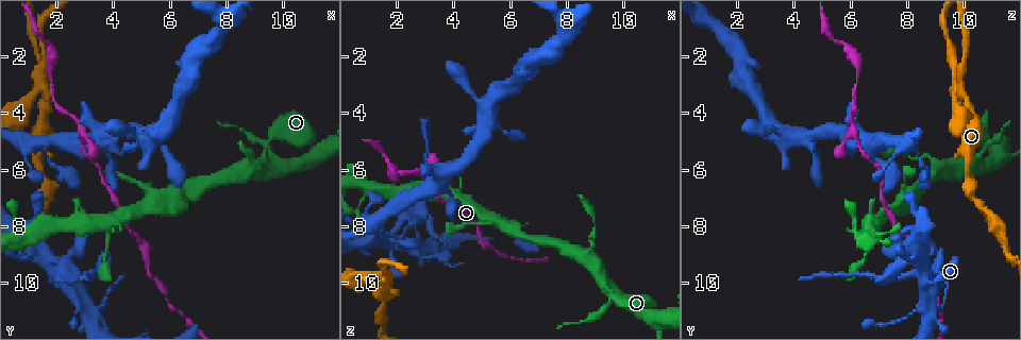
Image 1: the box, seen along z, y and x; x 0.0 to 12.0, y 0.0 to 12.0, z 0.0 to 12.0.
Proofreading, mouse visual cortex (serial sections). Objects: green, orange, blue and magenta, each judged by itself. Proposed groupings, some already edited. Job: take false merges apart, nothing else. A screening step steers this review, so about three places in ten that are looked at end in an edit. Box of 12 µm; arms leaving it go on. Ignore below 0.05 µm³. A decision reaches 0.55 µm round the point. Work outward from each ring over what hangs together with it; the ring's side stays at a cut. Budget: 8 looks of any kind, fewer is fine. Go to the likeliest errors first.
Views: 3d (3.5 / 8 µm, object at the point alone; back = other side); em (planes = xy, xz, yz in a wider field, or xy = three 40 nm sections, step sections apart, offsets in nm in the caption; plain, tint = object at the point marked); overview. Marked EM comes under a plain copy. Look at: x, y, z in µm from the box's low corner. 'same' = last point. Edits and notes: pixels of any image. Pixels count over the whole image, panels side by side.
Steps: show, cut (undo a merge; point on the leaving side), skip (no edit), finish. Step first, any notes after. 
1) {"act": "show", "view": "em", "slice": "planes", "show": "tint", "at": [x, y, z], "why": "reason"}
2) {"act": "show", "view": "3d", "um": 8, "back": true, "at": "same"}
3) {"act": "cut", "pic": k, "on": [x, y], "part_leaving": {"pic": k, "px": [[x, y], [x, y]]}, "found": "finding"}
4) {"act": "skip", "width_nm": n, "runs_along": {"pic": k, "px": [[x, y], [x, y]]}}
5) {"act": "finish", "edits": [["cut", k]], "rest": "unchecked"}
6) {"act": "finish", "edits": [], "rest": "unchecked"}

{"act": "show", "view": "3d", "um": 8, "back": true, "at": [1.6, 3.2, 9.7], "why": "sharp bend"}

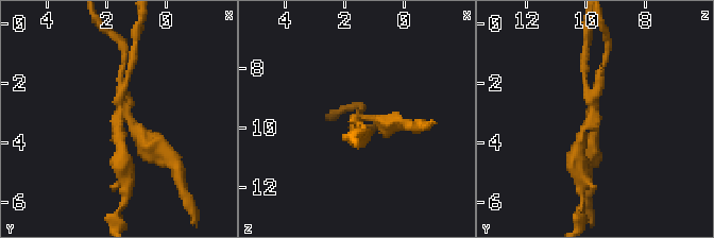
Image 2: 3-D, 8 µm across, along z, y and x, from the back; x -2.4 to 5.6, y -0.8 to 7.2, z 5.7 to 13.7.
{"act": "show", "view": "em", "slice": "xy", "step": 2, "show": "tint", "at": [1.6, 3.1, 9.8]}

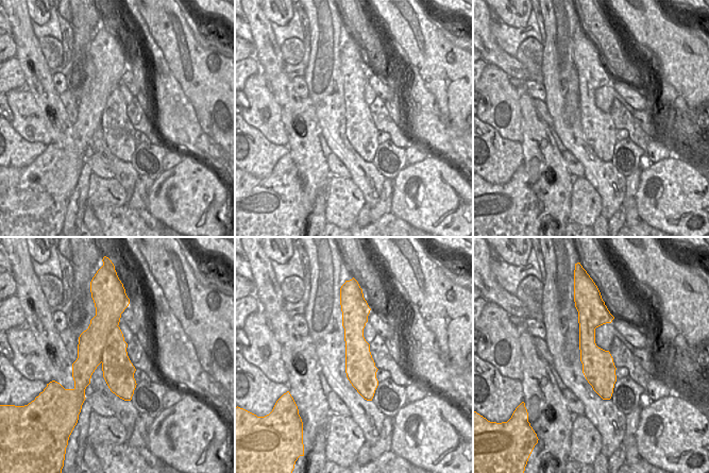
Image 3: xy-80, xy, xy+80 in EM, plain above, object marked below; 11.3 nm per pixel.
{"act": "cut", "pic": 2, "on": [136, 134], "width_nm": 340, "part_leaving": {"pic": 2, "px": [[124, 114], [151, 150]]}, "found": "two cells meet here"}

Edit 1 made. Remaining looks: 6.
{"act": "show", "view": "overview", "why": "redraw"}

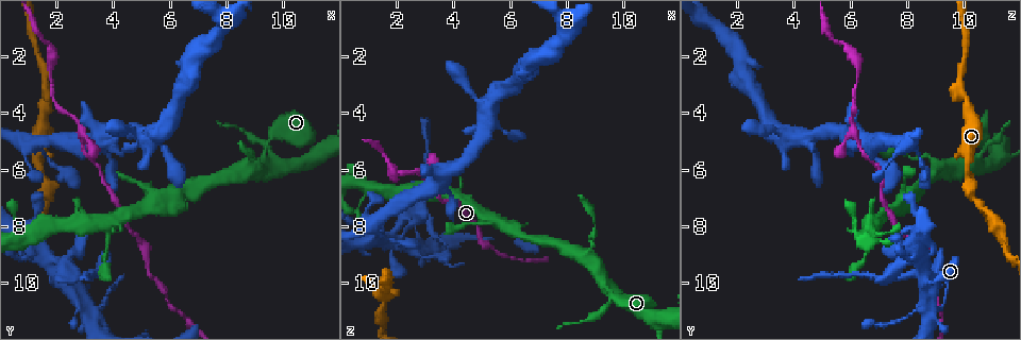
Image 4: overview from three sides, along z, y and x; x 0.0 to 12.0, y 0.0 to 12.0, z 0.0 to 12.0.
{"act": "show", "view": "3d", "um": 3.5, "at": [4.9, 8.5, 8.2], "why": "thick turns thin"}

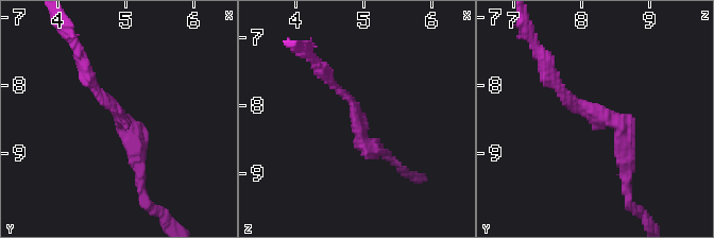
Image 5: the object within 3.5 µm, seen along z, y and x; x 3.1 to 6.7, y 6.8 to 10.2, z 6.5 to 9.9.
{"act": "show", "view": "em", "slice": "xy", "step": 5, "show": "tint", "at": [4.90, 8.45, 8.25], "arm_widths_nm": [150, 300], "why": "shape alone is not enough"}

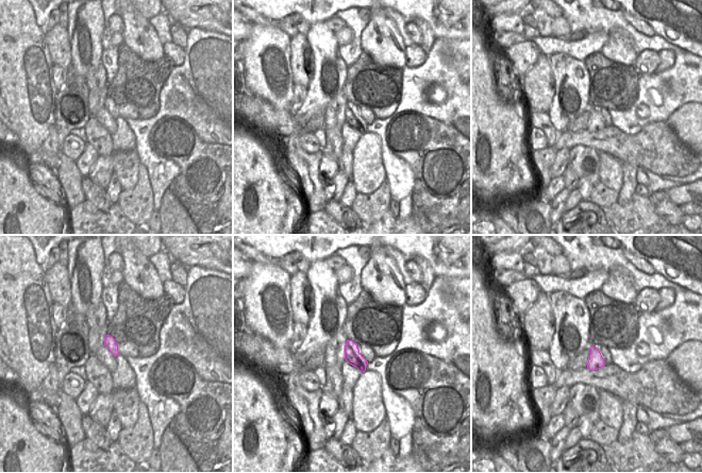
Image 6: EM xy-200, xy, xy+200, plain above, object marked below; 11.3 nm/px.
{"act": "skip", "width_nm": 180, "runs_along": {"pic": 5, "px": [[553, 78], [621, 126], [626, 169]]}, "found": "continuous, no second cell"}

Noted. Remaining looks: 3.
{"act": "show", "view": "3d", "um": 3.5, "back": true, "at": [9.3, 5.7, 10.2], "why": "abrupt turn"}

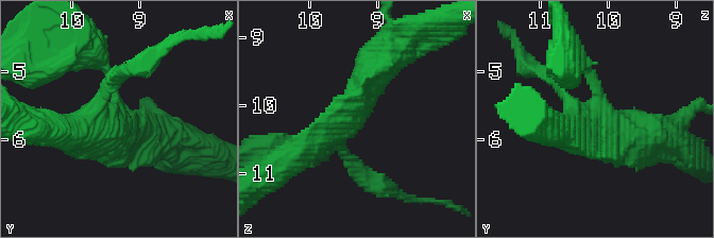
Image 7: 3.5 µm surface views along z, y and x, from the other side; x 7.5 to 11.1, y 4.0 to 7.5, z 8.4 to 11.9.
{"act": "show", "view": "em", "slice": "xy", "step": 2, "show": "tint", "at": [9.35, 5.60, 10.15], "why": "now the EM"}

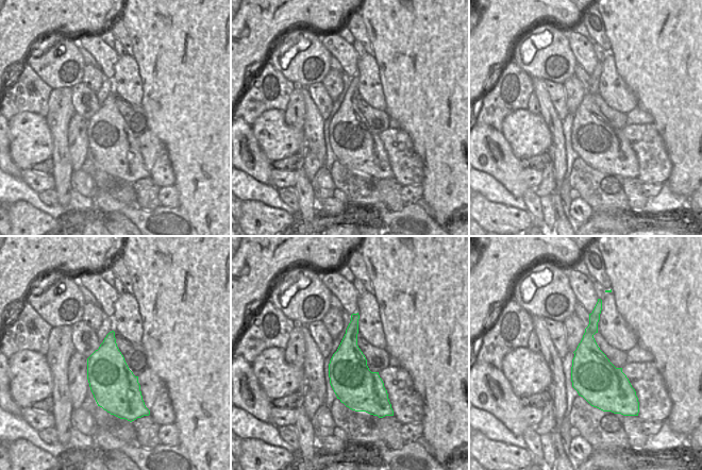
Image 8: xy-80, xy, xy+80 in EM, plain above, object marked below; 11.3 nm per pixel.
{"act": "skip", "runs_along": {"pic": 7, "px": [[574, 52], [612, 128], [653, 134]]}, "found": "continuous, no second cell"}

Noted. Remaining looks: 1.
{"act": "finish", "edits": [["cut", 2]], "rest": "unchecked"}

